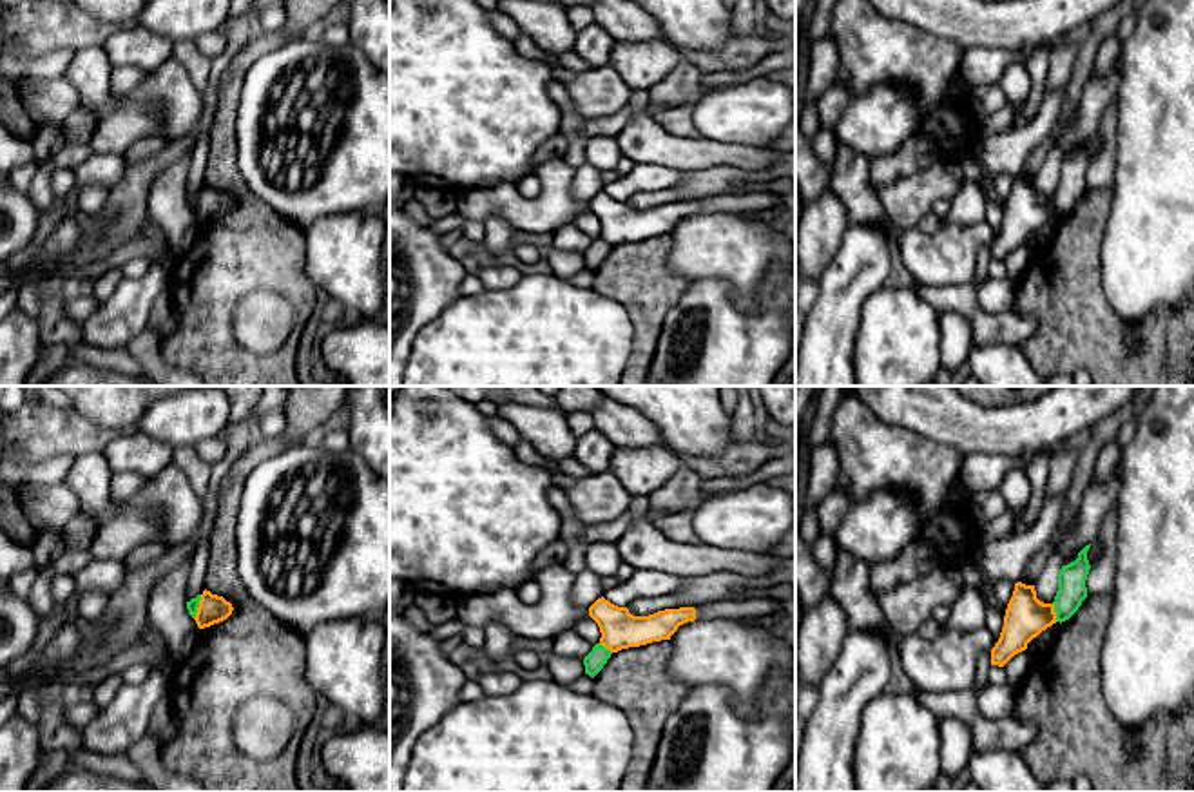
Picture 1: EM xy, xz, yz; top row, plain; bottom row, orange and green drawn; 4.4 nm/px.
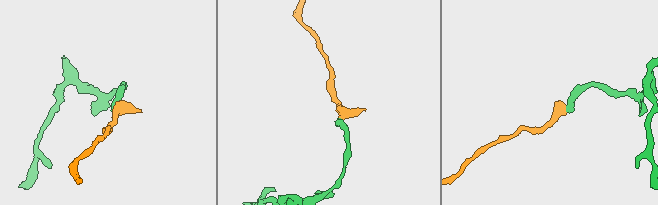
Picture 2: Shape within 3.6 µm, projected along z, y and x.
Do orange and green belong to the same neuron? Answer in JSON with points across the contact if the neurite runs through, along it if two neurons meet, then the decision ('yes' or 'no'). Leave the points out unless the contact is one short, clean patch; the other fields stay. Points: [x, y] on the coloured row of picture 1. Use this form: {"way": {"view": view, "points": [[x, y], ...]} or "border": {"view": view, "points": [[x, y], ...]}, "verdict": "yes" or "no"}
{"border": {"view": "xy", "points": [[202, 595], [194, 618]]}, "verdict": "no"}

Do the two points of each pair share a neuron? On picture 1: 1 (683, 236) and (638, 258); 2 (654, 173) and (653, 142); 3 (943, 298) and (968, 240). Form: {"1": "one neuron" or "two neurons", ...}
{"1": "two neurons", "2": "two neurons", "3": "two neurons"}

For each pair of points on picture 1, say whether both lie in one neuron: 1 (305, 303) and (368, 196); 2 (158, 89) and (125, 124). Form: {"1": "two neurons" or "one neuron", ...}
{"1": "two neurons", "2": "one neuron"}

